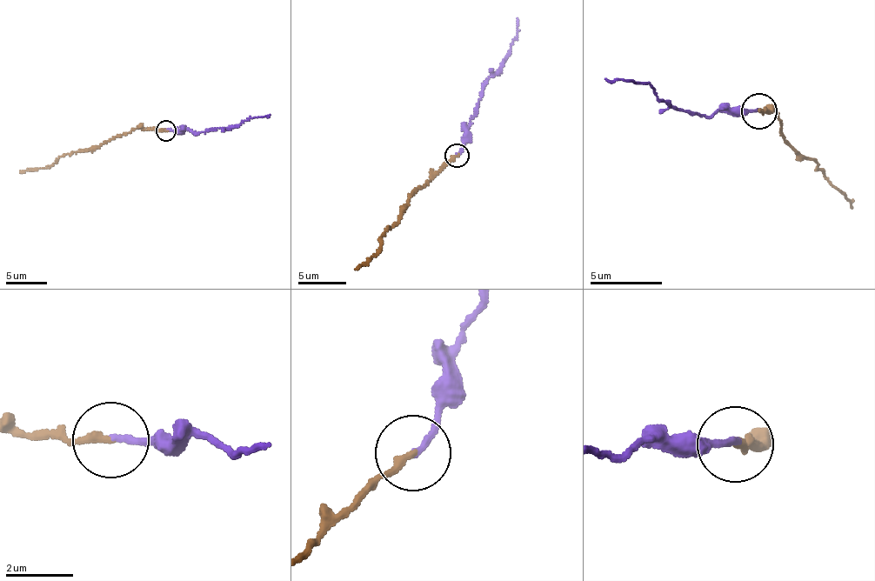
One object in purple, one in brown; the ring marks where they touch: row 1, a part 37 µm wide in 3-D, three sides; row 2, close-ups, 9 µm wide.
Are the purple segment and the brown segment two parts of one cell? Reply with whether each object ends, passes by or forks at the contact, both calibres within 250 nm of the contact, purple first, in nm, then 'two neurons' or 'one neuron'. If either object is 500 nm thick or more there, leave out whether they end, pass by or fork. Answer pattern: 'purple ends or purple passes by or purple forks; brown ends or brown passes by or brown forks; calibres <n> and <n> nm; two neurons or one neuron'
purple ends; brown ends; calibres 190 and 240 nm; two neurons

